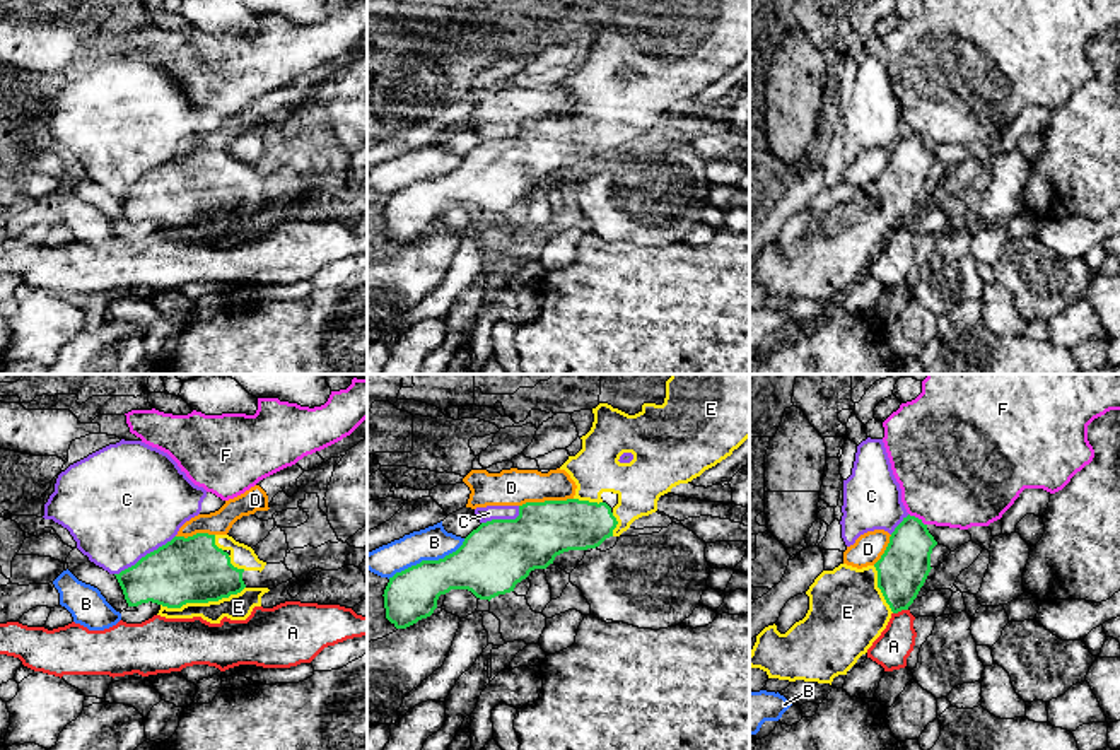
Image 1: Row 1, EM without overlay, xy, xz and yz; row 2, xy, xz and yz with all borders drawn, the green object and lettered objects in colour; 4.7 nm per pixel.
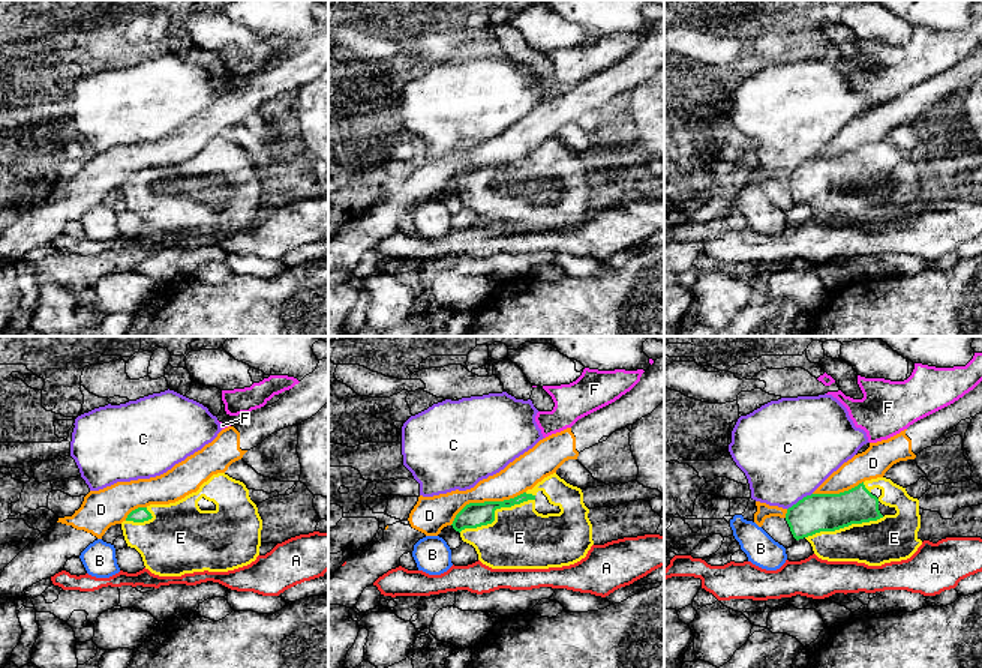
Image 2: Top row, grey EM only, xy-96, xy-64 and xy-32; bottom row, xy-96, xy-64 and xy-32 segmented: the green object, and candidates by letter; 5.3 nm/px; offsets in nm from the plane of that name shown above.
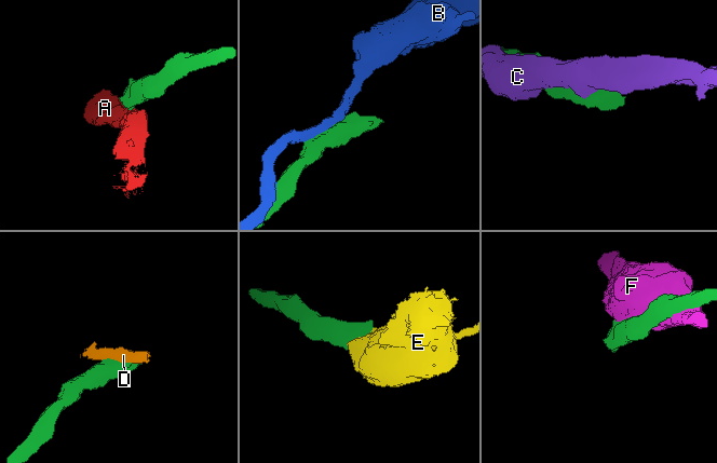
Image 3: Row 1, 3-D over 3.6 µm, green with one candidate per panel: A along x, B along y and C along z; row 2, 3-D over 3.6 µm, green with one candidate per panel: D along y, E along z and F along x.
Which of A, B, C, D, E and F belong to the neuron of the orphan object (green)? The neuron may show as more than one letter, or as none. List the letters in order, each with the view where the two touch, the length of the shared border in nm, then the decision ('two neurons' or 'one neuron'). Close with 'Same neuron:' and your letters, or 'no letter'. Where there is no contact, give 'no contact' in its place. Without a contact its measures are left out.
A: yz | 80 nm | two neurons
B: xz | 420 nm | two neurons
C: xy | 340 nm | two neurons
D: xz | 260 nm | two neurons
E: xy | 400 nm | one neuron
F: yz | 110 nm | two neurons
Same neuron: E

